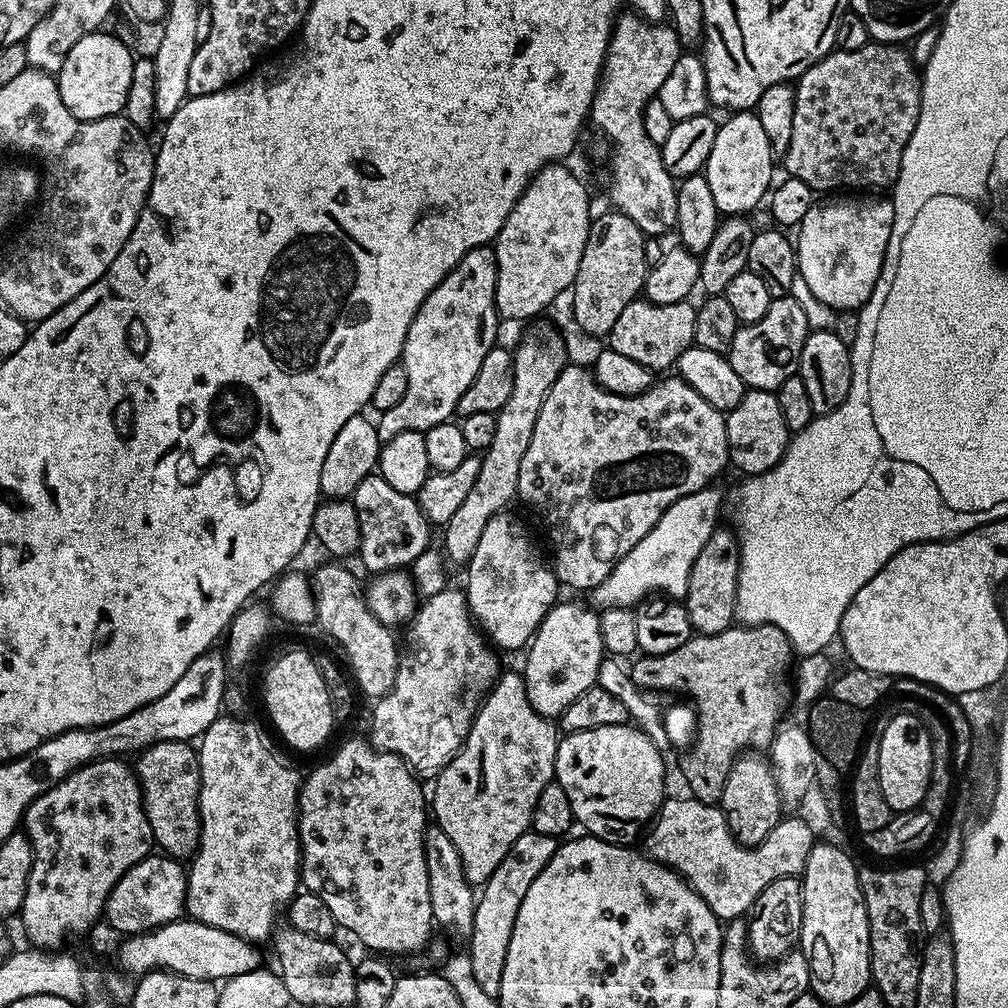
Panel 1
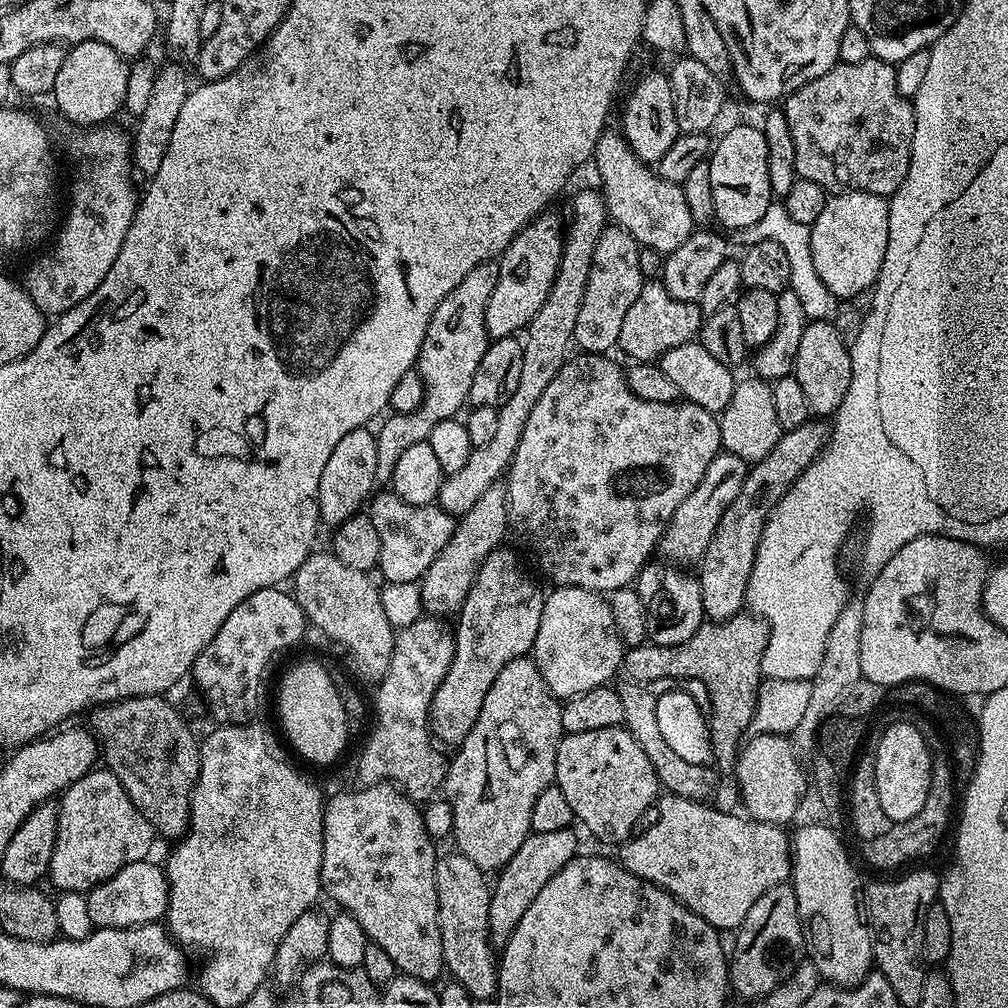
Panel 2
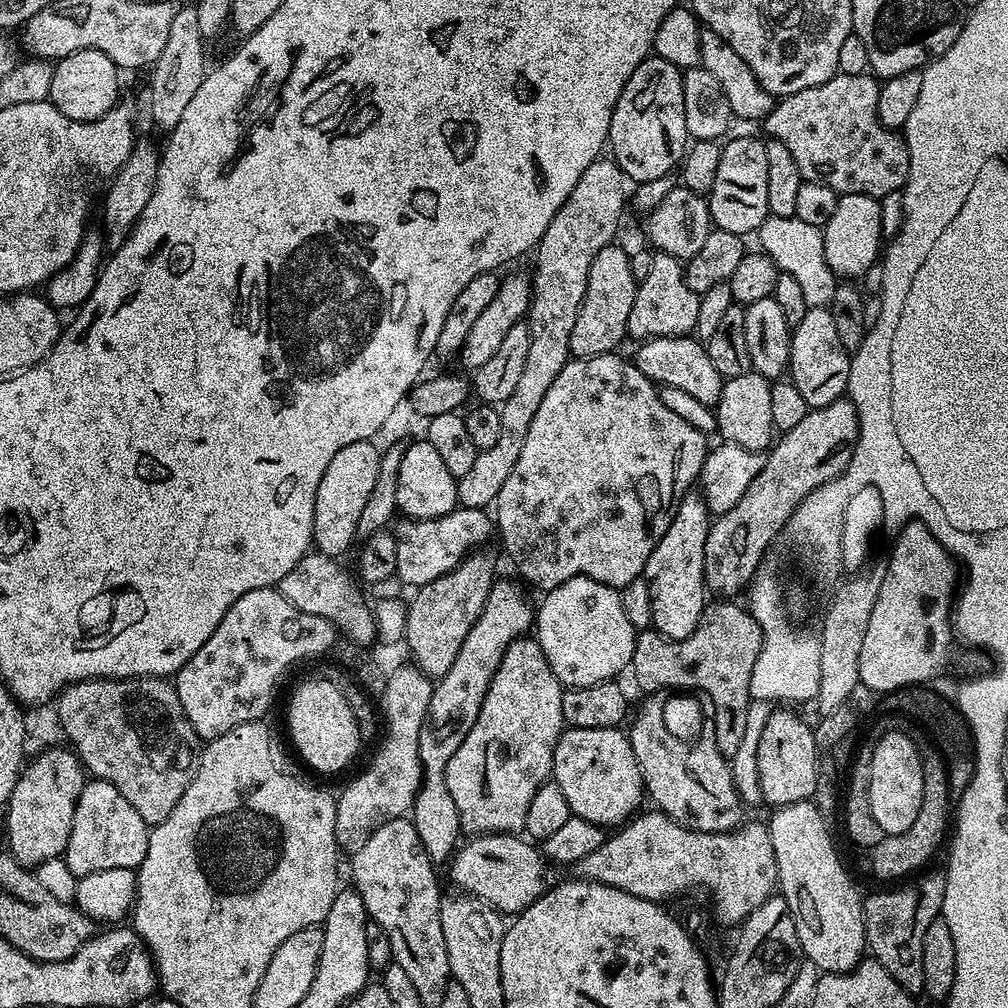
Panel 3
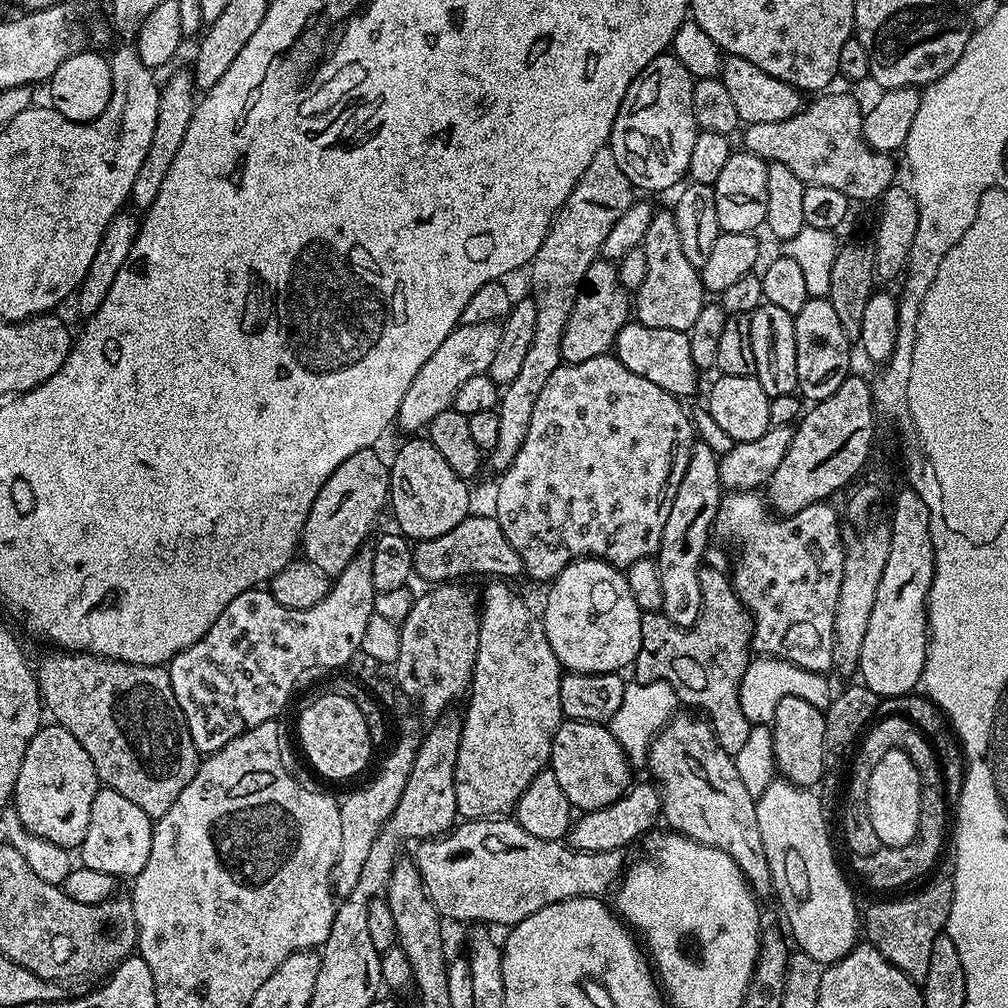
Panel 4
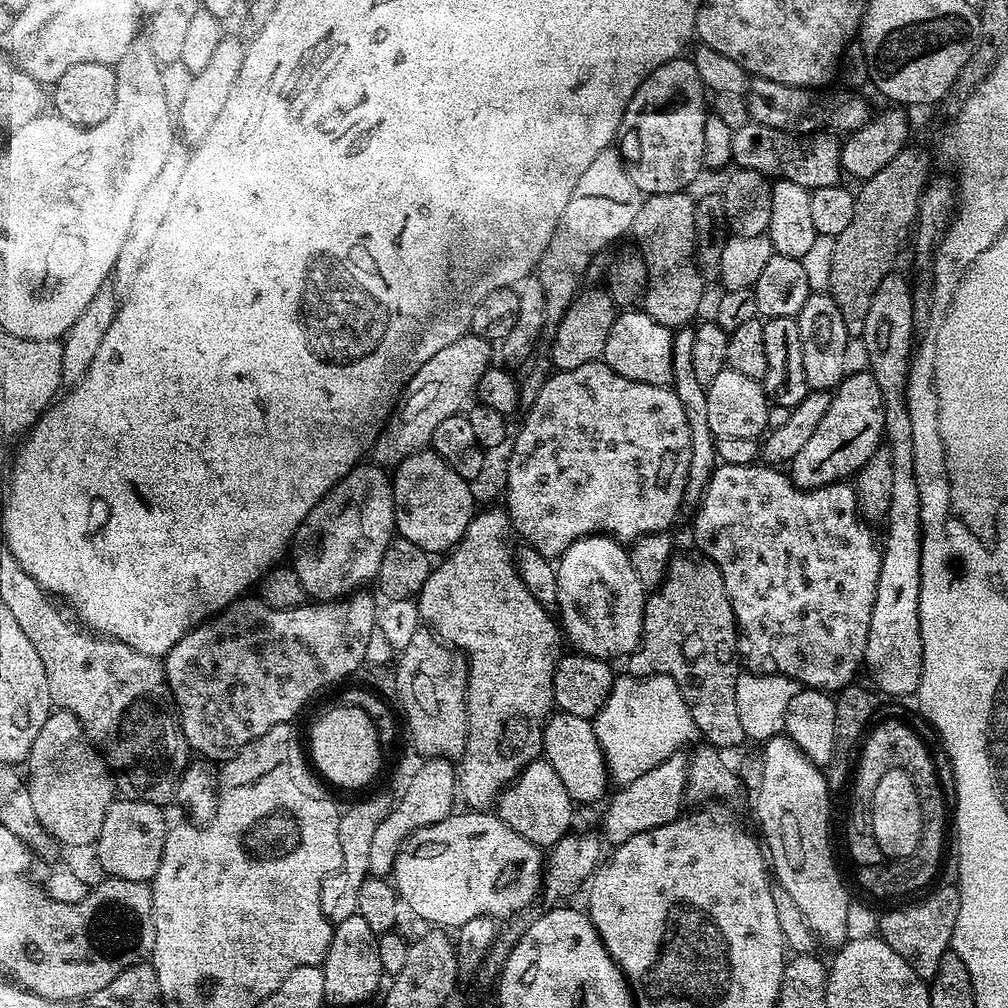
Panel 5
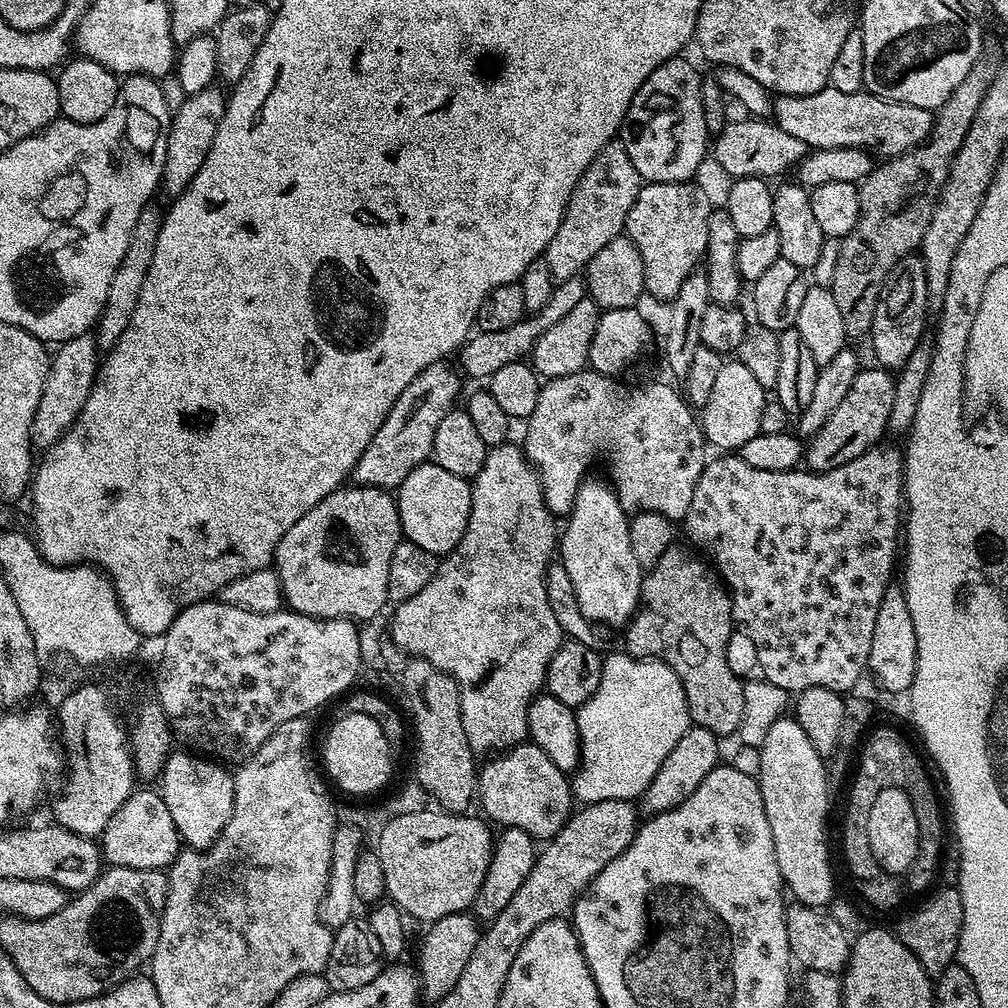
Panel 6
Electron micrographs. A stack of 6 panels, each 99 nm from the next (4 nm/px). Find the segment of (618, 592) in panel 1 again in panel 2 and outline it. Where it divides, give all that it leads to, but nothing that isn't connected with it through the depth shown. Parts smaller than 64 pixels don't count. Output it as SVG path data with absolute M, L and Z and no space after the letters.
M721 451L710 466L706 466L706 474L702 474L702 482L694 486L694 490L674 510L668 520L668 528L660 539L659 551L665 552L667 559L677 566L699 565L706 554L706 546L710 546L710 538L714 538L714 530L718 530L718 522L722 522L722 514L726 514L726 506L738 498L738 490L742 490L742 482L748 477L749 464L734 454Z

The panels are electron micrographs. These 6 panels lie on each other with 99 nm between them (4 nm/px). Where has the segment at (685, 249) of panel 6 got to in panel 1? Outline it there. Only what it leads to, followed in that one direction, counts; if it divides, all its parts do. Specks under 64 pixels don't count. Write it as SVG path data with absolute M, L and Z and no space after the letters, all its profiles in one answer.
M647 298L632 300L630 306L622 310L618 322L614 322L614 330L608 332L607 347L653 370L668 368L671 364L673 367L684 351L693 347L696 309L697 305L688 300L673 304L652 304Z

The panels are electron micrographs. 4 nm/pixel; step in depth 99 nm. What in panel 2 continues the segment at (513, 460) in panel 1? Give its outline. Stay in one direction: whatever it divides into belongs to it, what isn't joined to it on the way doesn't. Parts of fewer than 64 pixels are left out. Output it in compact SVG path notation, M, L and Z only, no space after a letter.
M498 482L490 486L490 490L486 490L486 494L478 498L478 502L474 502L473 508L459 517L454 534L450 534L450 542L446 542L438 558L430 562L419 583L423 611L437 618L448 618L448 615L451 617L459 613L460 607L466 602L466 594L470 594L470 586L474 586L474 578L484 559L505 543L504 535L509 535L509 532L508 489Z

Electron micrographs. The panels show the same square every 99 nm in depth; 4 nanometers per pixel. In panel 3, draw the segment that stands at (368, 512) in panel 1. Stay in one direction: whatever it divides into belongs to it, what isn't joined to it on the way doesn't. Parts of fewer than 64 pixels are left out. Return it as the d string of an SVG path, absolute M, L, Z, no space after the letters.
M458 506L450 514L442 514L438 518L401 519L395 525L394 535L398 548L395 576L404 586L415 590L423 584L434 582L434 578L442 578L442 574L450 574L450 570L454 570L454 566L458 566L466 557L471 556L474 550L483 549L487 545L484 543L491 536L493 539L494 520L483 508Z

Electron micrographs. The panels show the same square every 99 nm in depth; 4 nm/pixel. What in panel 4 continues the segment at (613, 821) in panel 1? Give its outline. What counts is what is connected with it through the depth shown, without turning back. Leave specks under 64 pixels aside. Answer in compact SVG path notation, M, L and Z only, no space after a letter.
M570 719L558 726L552 743L550 771L554 778L558 778L573 809L585 813L610 806L630 787L628 768L628 755L622 750L618 738L614 738L611 727Z

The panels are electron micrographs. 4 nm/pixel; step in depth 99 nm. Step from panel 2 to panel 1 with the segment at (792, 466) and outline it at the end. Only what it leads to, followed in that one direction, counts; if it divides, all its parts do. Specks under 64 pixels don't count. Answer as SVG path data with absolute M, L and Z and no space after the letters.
M724 526L717 527L716 533L702 546L698 562L690 574L690 586L686 597L686 607L693 629L701 636L713 636L733 627L736 620L736 595L738 594L738 574L740 573L740 542L735 531Z

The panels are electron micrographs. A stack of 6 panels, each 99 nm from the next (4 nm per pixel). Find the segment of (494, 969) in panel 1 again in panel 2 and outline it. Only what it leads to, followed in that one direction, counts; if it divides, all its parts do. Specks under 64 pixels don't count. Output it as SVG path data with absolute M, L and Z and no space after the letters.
M572 828L553 830L547 834L531 832L526 838L526 842L522 842L522 846L518 846L518 850L514 850L514 858L510 858L510 862L506 862L503 868L499 869L498 875L495 877L497 880L494 880L491 885L488 934L492 937L493 945L507 944L510 934L514 934L518 922L522 922L522 914L526 914L526 910L530 910L530 902L534 902L534 898L538 898L538 890L542 890L542 886L546 886L546 882L550 882L550 878L554 878L554 874L558 874L558 870L562 870L562 866L566 866L577 856L578 848L576 848L574 833Z

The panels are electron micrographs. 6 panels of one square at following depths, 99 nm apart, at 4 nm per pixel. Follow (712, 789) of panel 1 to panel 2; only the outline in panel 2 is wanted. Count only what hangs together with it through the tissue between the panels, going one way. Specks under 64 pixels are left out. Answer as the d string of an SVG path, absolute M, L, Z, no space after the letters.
M741 614L728 620L701 624L693 636L678 646L658 646L645 642L628 648L622 668L625 673L628 671L627 679L632 682L701 680L712 703L712 739L717 745L725 744L735 749L747 733L755 712L756 692L762 681L760 667L771 638L772 632L763 618L755 614Z

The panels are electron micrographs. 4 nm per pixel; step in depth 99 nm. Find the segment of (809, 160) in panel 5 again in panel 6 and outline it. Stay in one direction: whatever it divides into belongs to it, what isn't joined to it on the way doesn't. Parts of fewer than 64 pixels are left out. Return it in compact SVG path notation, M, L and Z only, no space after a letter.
M750 118L746 122L725 123L724 129L715 133L714 152L715 148L716 164L728 178L780 176L787 168L795 169L810 151L808 145L798 142L798 138L791 134L786 134L786 130L782 130L768 118Z

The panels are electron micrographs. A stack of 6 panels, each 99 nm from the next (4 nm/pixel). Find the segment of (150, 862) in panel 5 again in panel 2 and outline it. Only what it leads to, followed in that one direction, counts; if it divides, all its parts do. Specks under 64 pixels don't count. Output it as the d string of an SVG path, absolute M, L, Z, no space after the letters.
M100 766L60 793L56 809L56 841L47 879L56 890L86 894L130 862L149 859L154 833L122 790L122 782Z

